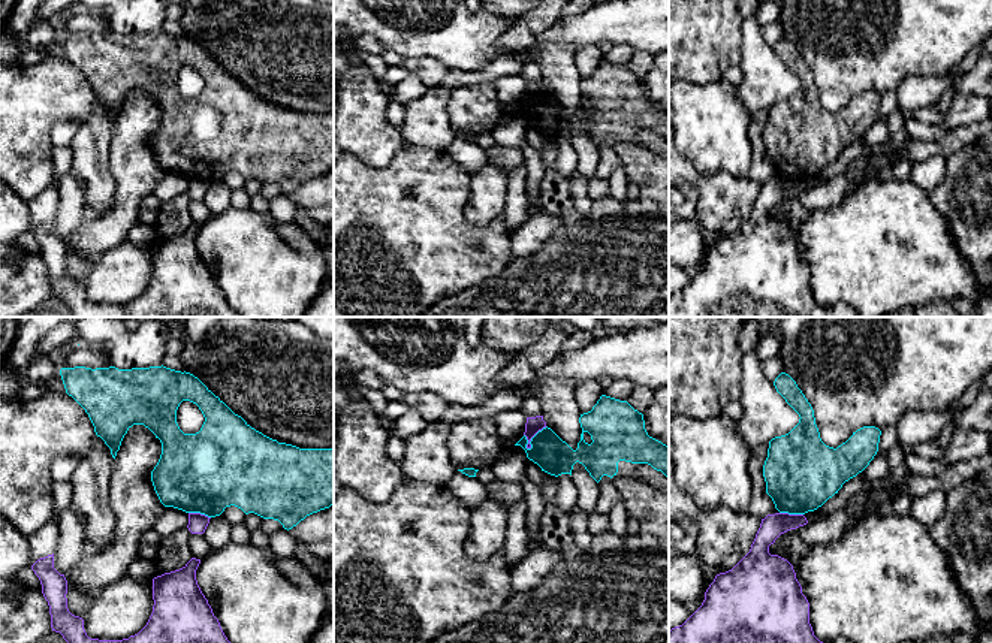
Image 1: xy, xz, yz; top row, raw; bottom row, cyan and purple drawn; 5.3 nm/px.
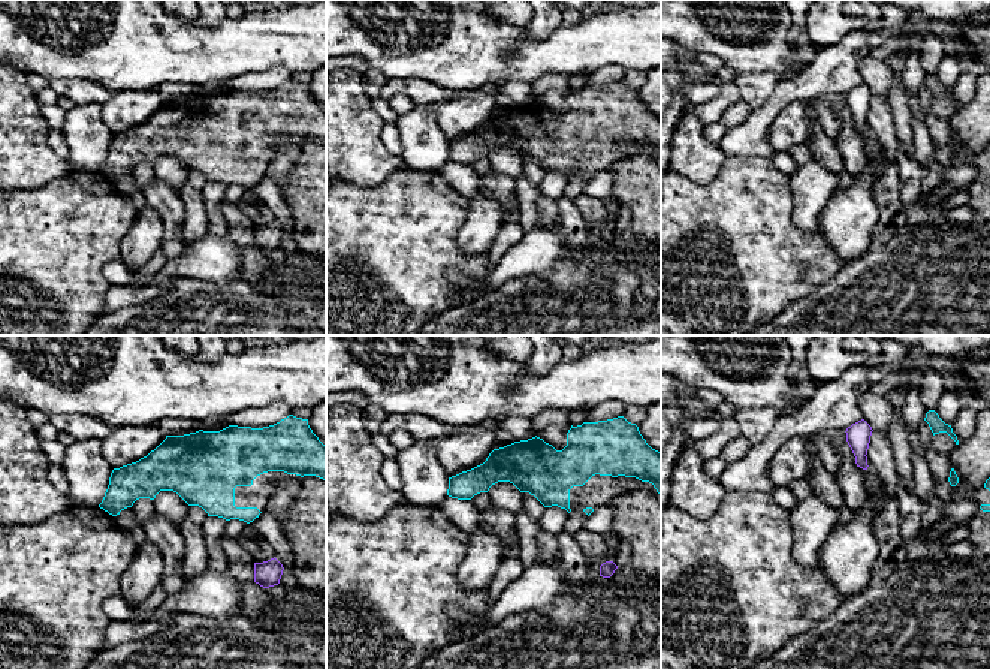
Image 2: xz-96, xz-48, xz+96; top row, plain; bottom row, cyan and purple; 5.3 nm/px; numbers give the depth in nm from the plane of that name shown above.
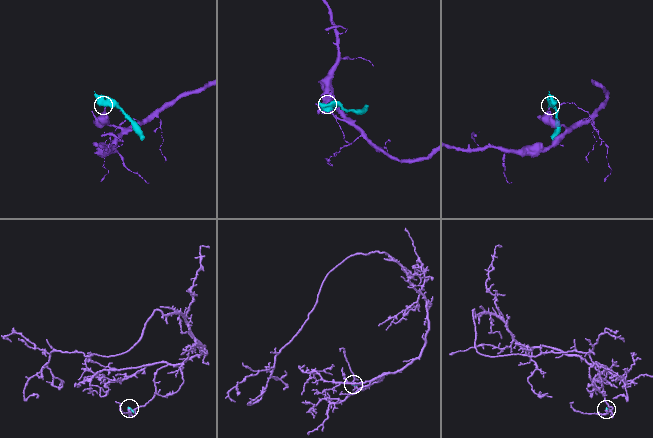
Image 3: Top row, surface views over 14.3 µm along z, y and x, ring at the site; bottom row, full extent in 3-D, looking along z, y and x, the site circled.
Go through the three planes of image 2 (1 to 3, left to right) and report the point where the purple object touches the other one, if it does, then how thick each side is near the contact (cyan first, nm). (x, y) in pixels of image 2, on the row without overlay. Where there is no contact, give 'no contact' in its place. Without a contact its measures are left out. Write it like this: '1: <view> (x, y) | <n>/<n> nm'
1: no contact
2: no contact
3: no contact

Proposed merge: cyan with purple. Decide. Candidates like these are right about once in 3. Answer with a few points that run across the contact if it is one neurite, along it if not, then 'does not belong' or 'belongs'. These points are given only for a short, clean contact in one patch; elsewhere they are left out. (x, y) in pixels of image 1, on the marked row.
line xz (546, 426), (531, 438), (527, 449); does not belong

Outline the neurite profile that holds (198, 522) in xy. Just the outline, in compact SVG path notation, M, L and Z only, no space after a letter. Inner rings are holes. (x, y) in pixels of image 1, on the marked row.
M189 513L187 528L192 534L203 534L209 523L209 519L211 517L200 514L200 513Z

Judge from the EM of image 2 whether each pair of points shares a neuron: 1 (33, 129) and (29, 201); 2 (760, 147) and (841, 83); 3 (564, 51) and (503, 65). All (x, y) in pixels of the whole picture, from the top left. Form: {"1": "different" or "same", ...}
{"1": "different", "2": "same", "3": "same"}

